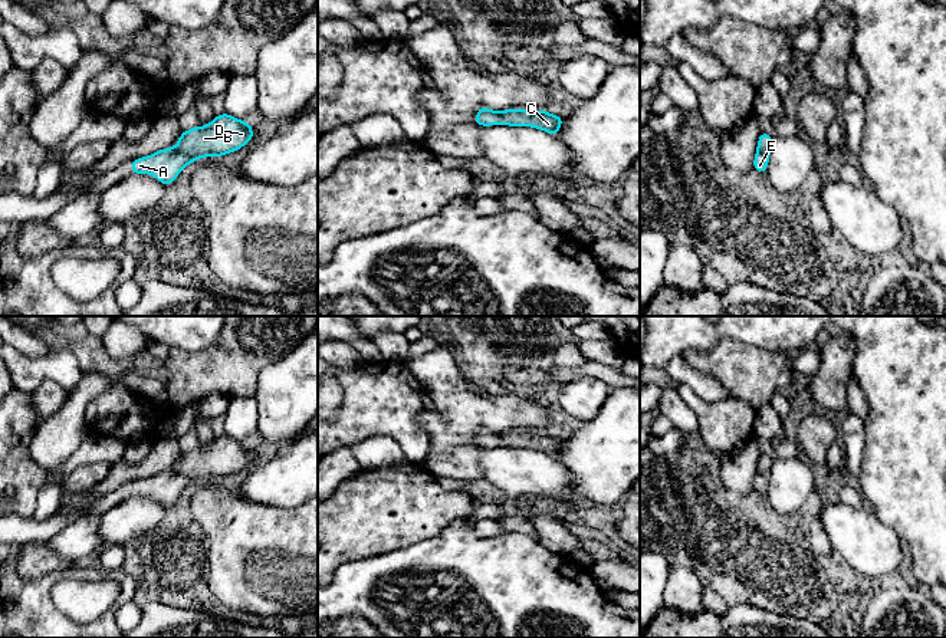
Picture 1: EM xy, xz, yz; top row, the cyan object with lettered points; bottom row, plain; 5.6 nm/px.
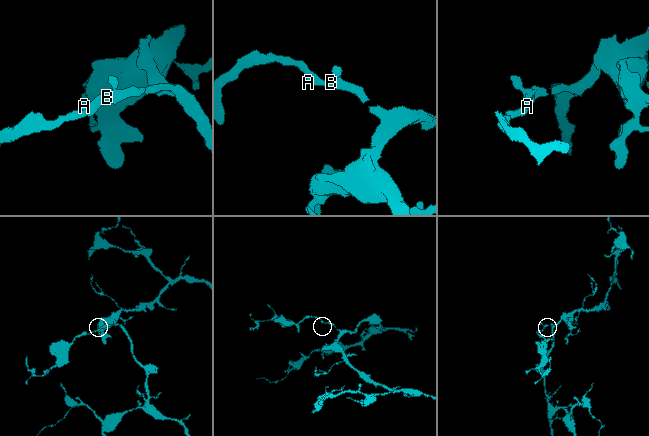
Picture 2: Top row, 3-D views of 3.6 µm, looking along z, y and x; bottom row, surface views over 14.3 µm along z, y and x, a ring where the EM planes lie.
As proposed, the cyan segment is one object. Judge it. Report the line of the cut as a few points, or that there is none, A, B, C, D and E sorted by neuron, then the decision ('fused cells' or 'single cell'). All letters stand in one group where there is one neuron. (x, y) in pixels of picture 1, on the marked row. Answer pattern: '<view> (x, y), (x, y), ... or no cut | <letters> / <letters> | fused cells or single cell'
no cut | A B C D E | single cell

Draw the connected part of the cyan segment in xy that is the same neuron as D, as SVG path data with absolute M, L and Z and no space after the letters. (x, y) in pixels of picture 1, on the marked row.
M229 114L216 115L204 125L183 131L177 145L160 149L148 157L131 161L134 174L150 174L170 185L191 162L206 157L223 157L237 152L253 139L253 126Z

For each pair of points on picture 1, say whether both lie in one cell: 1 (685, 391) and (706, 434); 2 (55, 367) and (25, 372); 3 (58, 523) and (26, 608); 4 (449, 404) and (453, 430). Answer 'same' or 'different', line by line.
1: same
2: same
3: different
4: same

